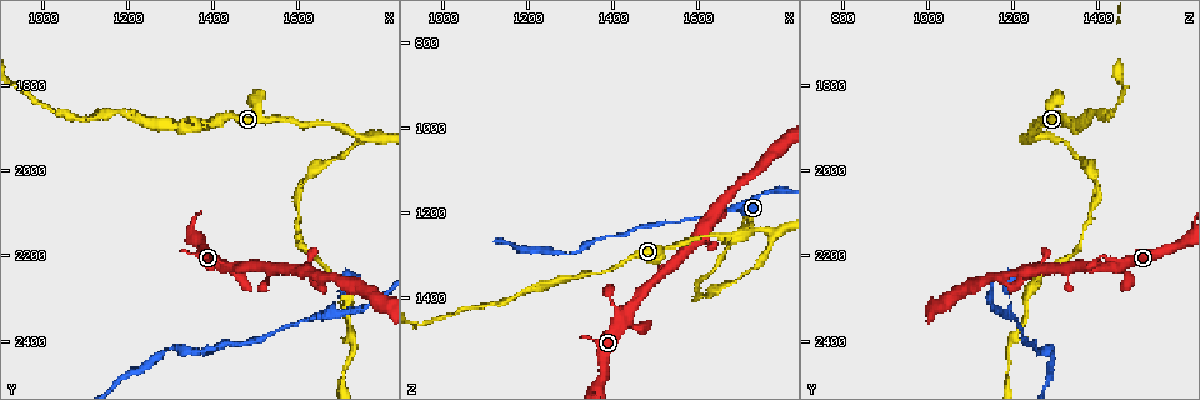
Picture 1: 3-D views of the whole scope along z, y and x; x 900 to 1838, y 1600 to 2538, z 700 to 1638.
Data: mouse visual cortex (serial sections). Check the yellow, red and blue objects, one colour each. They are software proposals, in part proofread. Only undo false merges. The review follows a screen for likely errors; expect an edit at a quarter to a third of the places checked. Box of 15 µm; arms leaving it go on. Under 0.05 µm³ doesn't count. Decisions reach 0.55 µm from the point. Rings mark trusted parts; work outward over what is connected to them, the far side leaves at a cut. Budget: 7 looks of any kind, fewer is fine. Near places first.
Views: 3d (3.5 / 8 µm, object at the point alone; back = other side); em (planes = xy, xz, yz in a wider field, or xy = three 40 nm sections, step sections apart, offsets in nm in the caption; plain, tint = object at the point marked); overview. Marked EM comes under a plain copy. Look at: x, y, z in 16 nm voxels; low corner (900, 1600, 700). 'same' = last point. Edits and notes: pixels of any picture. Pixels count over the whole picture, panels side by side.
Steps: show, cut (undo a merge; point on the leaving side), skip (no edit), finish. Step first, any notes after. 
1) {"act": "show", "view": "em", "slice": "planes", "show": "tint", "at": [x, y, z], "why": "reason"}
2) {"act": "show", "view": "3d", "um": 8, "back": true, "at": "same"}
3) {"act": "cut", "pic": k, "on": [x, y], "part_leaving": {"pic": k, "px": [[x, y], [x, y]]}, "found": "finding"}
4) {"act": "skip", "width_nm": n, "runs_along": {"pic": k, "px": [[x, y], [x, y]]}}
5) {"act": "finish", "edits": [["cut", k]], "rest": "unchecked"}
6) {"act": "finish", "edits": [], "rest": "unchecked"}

{"act": "show", "view": "3d", "um": 3.5, "at": [1375, 1905, 1345], "why": "thin neck"}

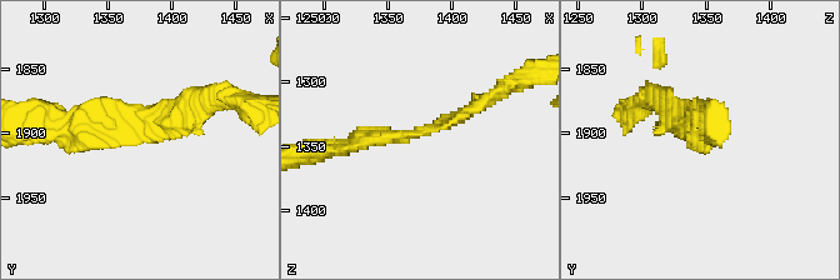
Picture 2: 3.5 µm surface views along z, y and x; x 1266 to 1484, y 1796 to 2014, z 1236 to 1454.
{"act": "show", "view": "em", "slice": "xy", "step": 1, "show": "tint", "at": [1370, 1902, 1342], "why": "now the EM"}

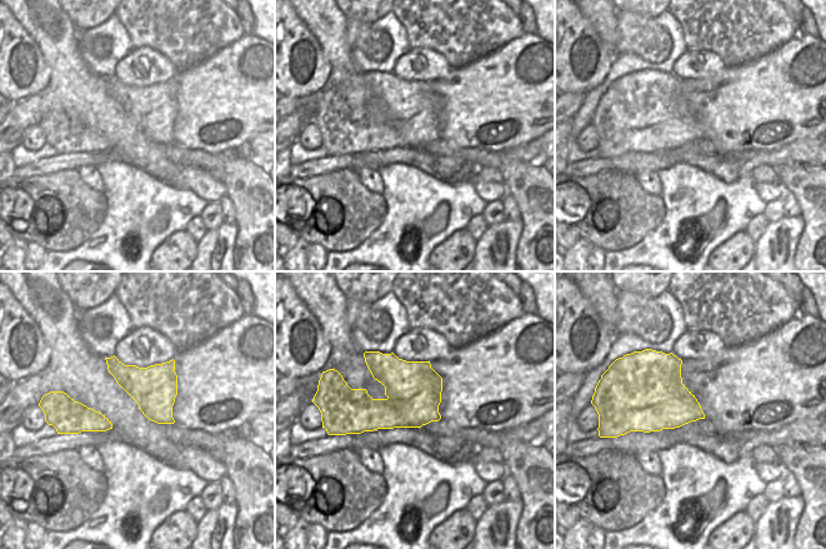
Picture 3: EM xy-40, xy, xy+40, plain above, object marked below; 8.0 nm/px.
{"act": "skip", "runs_along": {"pic": 2, "px": [[478, 103], [420, 135], [328, 148]]}, "found": "one cell here"}

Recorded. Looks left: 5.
{"act": "show", "view": "3d", "um": 3.5, "at": [1430, 2225, 1450], "why": "four arms meet"}

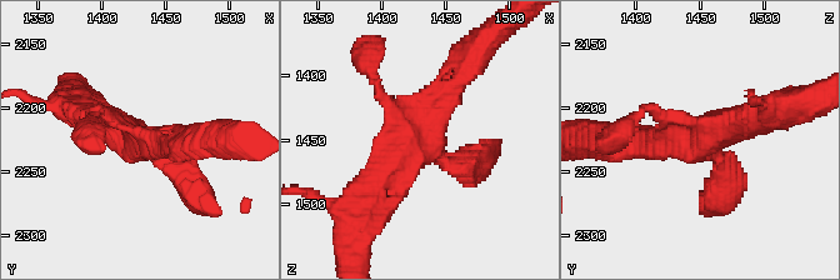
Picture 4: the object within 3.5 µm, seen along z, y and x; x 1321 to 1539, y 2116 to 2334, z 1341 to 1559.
{"act": "show", "view": "em", "slice": "xy", "step": 3, "show": "tint", "at": [1428, 2228, 1450], "why": "need the tissue"}

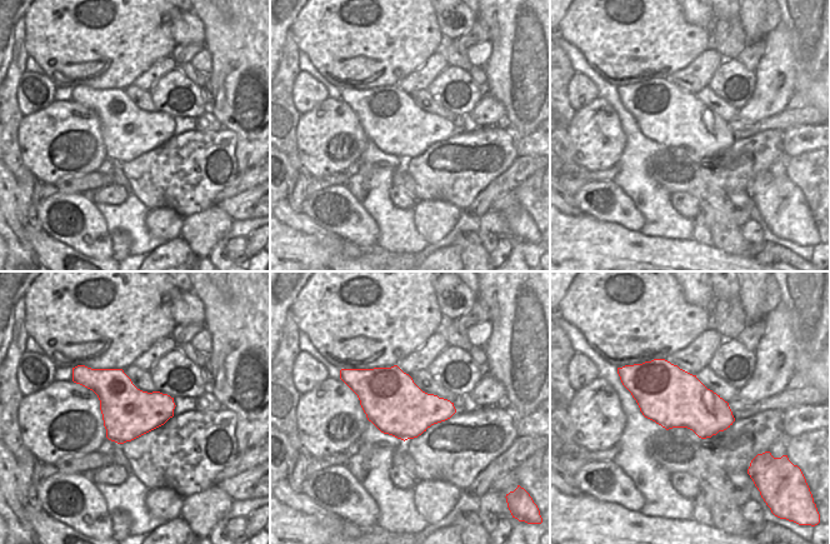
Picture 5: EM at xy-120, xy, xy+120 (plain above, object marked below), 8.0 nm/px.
{"act": "skip", "runs_along": {"pic": 4, "px": [[369, 195], [465, 78]]}, "found": "all the same cell"}

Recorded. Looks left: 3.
{"act": "show", "view": "3d", "um": 3.5, "at": [1685, 2325, 1195], "why": "narrows sharply"}

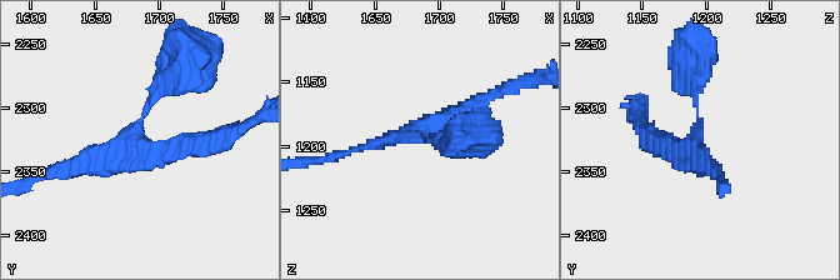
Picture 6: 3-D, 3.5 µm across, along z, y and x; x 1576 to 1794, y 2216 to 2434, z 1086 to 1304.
{"act": "show", "view": "em", "slice": "xy", "step": 1, "show": "tint", "at": [1682, 2328, 1190], "arms": 3, "arm_widths_nm": [150, 150, 150], "why": "now the EM"}

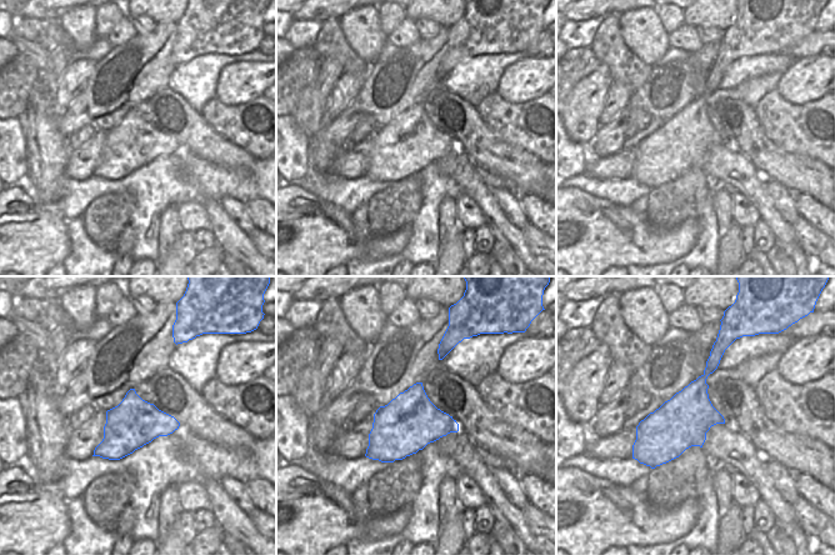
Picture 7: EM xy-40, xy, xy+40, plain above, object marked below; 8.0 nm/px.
{"act": "skip", "runs_along": {"pic": 6, "px": [[178, 74], [154, 93], [128, 161], [70, 170]]}, "found": "continuous, no second cell"}

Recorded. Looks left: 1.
{"act": "finish", "edits": [], "rest": "unchecked"}

